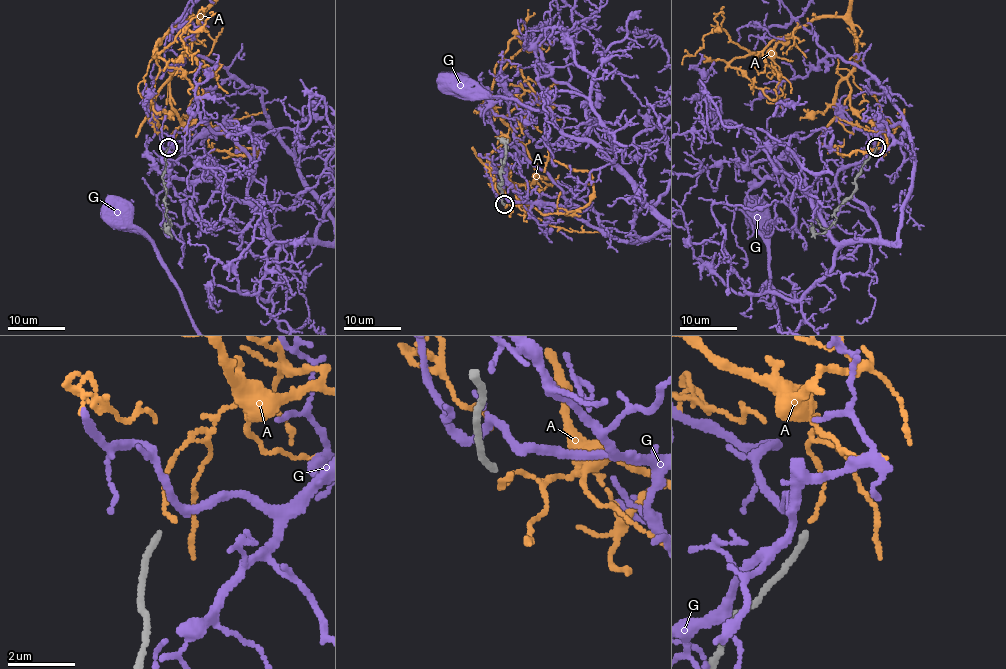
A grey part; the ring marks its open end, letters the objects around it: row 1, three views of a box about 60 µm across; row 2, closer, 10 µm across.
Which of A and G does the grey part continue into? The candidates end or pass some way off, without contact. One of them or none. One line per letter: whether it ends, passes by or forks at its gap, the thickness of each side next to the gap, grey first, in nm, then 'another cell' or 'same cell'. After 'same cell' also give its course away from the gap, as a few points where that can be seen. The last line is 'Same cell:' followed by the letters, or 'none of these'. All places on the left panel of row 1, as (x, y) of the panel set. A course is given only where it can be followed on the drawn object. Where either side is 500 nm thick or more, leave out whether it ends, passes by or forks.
A: it ends; calibres 160 and 120 nm; another cell
G: it passes by; calibres 160 and 220 nm; another cell
Same cell: none of these

